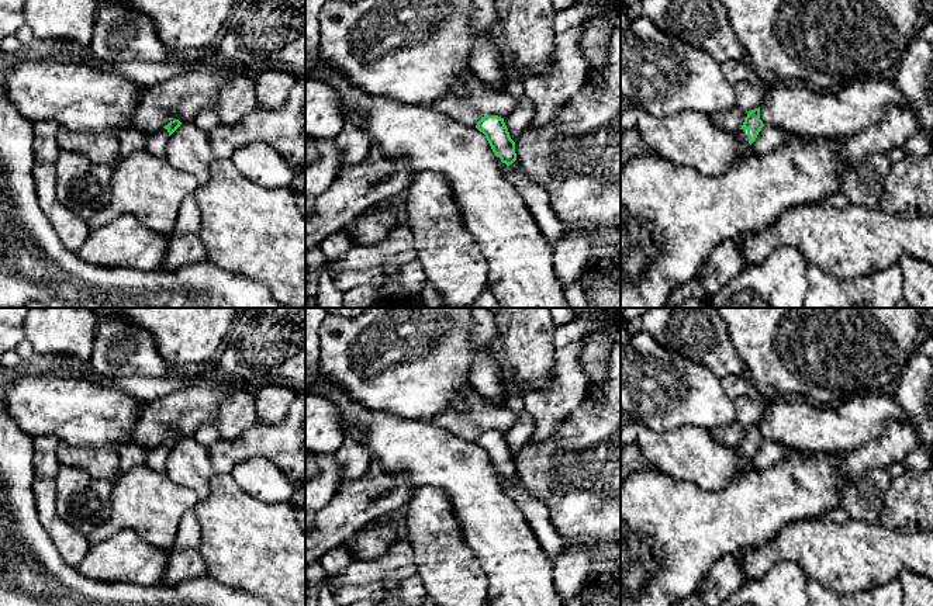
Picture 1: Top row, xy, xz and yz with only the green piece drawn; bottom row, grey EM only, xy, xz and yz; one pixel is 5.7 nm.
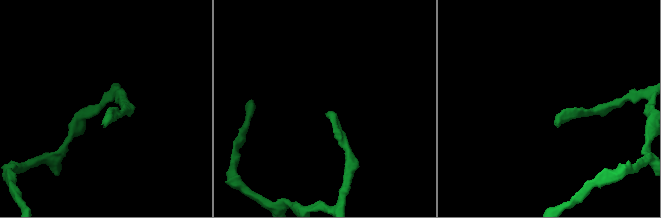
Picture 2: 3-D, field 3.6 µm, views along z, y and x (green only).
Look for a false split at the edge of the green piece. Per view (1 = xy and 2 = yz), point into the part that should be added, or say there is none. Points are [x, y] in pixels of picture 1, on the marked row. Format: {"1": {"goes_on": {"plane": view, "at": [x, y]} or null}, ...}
{"1": {"goes_on": {"plane": "xy", "at": [156, 142]}}, "2": {"goes_on": {"plane": "yz", "at": [742, 135]}}}

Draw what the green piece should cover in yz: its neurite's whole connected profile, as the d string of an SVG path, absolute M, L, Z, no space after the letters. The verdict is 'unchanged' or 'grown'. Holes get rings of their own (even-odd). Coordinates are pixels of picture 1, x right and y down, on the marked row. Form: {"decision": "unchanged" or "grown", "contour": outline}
{"decision": "grown", "contour": "M760 107L751 110L744 118L740 131L737 132L737 141L743 145L751 145L763 127L764 124L760 120Z"}

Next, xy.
{"decision": "grown", "contour": "M179 120L170 121L166 127L155 134L148 134L145 150L151 152L155 156L166 155L166 143L169 136L182 125Z"}

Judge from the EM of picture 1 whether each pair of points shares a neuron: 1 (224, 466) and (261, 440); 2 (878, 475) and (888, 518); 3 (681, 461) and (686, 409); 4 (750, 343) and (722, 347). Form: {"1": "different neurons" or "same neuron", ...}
{"1": "same neuron", "2": "different neurons", "3": "different neurons", "4": "different neurons"}

